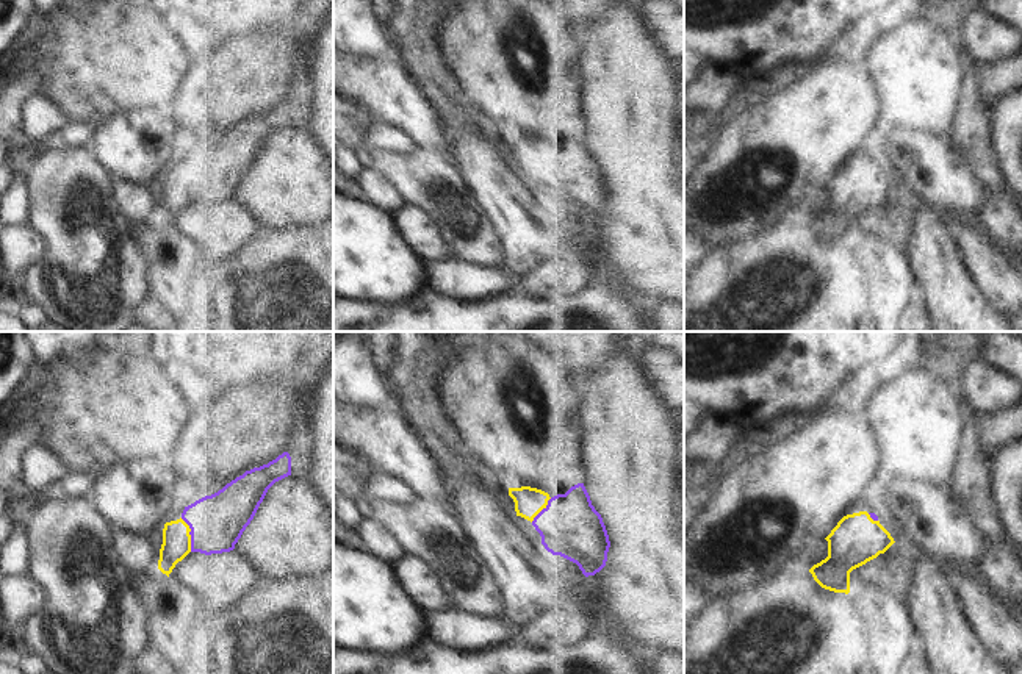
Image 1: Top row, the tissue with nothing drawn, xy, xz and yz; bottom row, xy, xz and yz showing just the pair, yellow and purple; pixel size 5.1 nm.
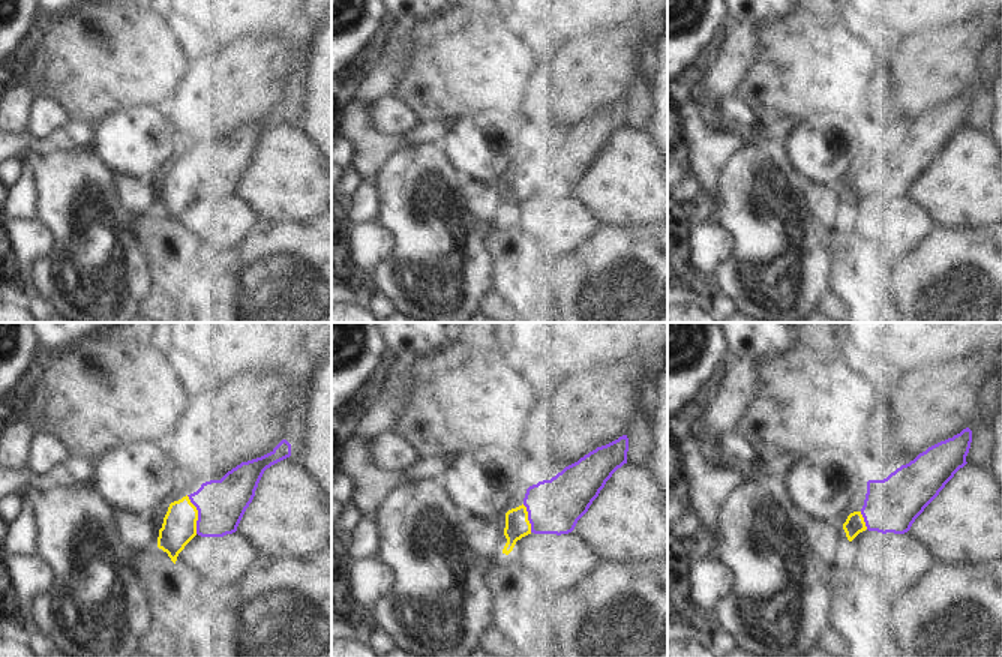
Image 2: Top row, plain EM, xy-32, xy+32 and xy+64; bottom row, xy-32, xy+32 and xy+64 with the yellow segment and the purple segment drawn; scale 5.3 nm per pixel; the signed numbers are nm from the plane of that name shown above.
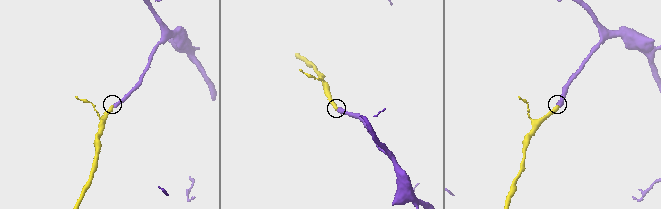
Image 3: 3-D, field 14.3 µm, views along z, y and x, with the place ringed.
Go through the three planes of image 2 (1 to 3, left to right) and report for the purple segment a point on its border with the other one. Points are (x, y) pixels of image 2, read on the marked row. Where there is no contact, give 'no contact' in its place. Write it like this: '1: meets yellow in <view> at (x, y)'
1: meets yellow in xy-32 at (197, 515)
2: meets yellow in xy+32 at (527, 518)
3: meets yellow in xy+64 at (863, 521)

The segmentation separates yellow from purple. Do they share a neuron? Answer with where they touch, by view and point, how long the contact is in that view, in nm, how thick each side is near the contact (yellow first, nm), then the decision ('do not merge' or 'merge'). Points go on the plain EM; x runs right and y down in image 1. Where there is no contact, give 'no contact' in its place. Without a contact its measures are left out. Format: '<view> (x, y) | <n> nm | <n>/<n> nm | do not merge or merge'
xy (190, 185) | 190 nm | 150/280 nm | merge

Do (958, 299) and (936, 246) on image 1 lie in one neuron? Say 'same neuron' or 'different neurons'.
same neuron

